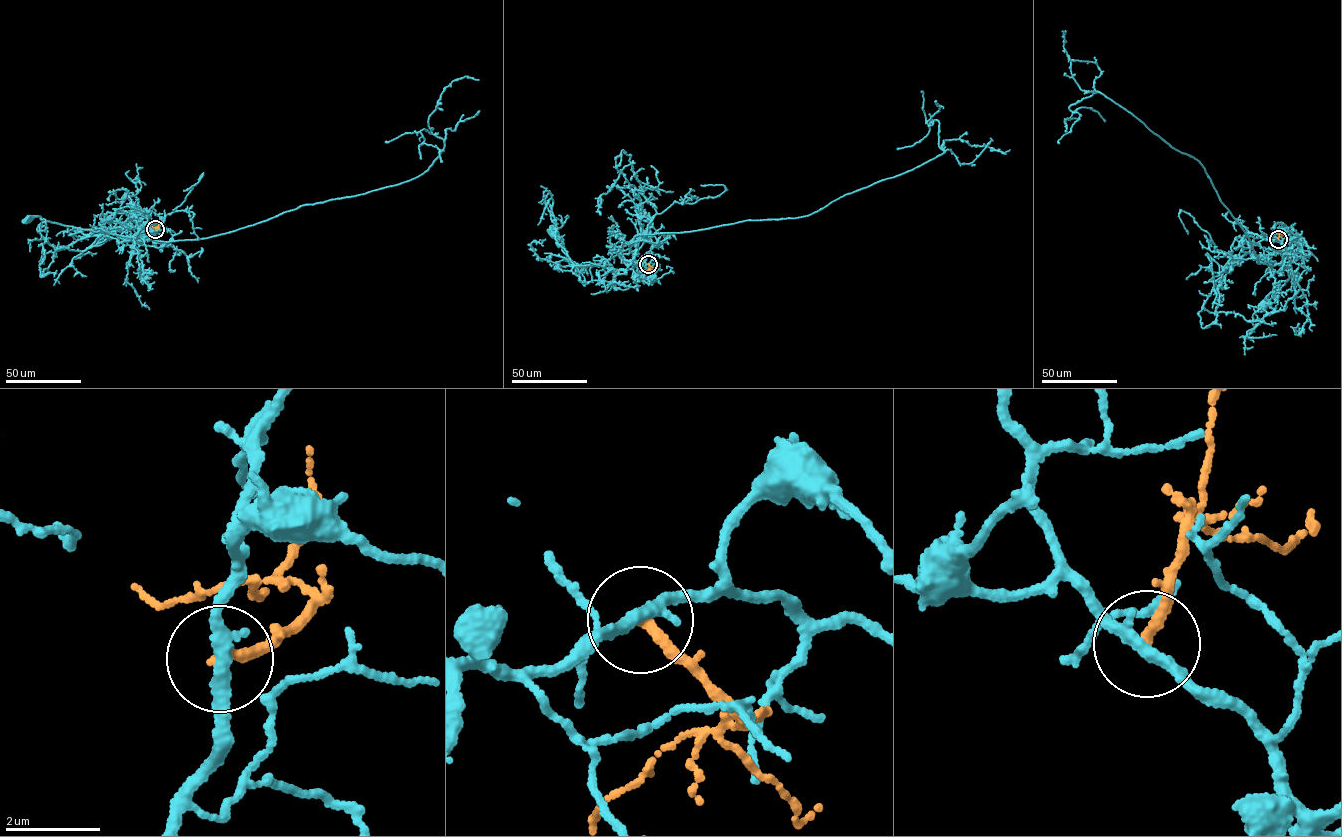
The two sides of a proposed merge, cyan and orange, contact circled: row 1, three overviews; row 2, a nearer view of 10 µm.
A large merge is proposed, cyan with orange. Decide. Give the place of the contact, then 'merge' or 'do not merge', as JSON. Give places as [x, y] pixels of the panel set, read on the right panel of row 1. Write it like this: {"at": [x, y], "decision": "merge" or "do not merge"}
{"at": [1278, 239], "decision": "do not merge"}

